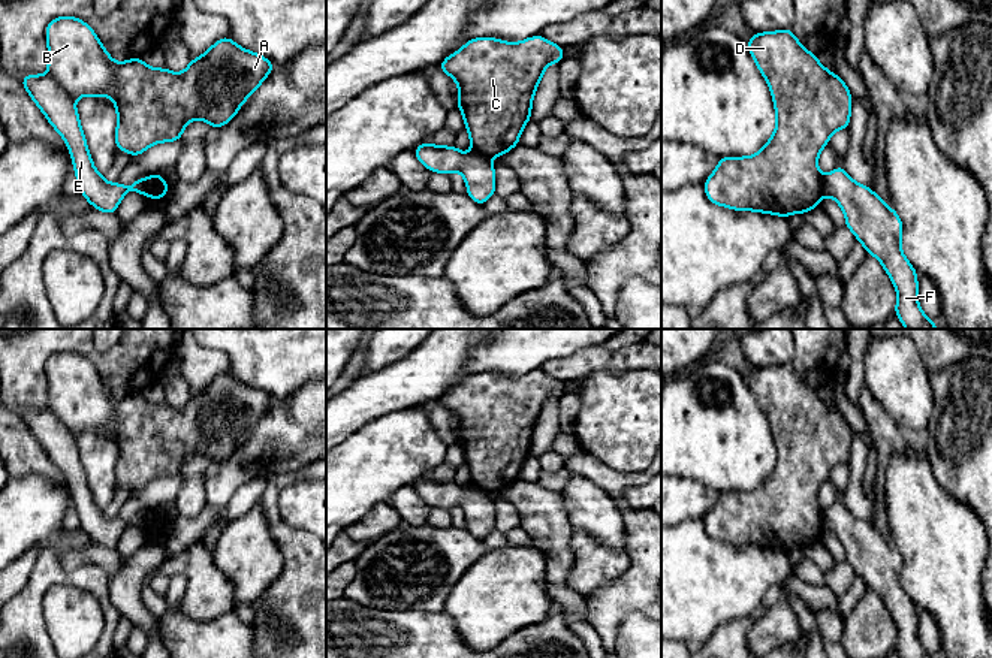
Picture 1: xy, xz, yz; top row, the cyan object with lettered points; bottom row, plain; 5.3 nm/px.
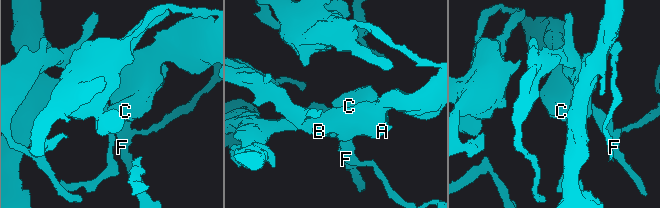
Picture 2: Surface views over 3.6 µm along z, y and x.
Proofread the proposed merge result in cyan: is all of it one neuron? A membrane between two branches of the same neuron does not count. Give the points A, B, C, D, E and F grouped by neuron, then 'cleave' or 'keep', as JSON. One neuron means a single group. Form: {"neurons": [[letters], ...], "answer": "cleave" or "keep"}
{"neurons": [["A", "B", "C", "D"], ["E", "F"]], "answer": "cleave"}

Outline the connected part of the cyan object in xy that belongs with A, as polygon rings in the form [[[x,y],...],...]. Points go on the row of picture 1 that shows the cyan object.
[[[76,16],[54,18],[45,33],[49,46],[49,75],[72,99],[111,96],[118,115],[117,150],[130,153],[133,159],[154,144],[180,141],[192,120],[205,120],[212,130],[227,124],[275,67],[271,60],[242,49],[227,36],[218,39],[203,55],[192,60],[181,75],[177,75],[168,67],[151,69],[142,58],[115,63],[93,28]]]

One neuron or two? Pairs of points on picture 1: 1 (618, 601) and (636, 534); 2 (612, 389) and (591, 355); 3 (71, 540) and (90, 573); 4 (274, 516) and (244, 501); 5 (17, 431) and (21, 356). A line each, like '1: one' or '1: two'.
1: one
2: two
3: one
4: two
5: two

